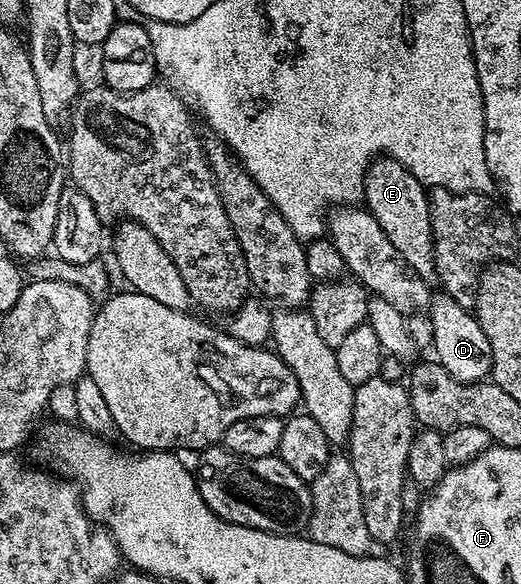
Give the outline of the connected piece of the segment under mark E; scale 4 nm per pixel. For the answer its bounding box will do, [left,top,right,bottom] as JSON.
[363,156,436,282]

